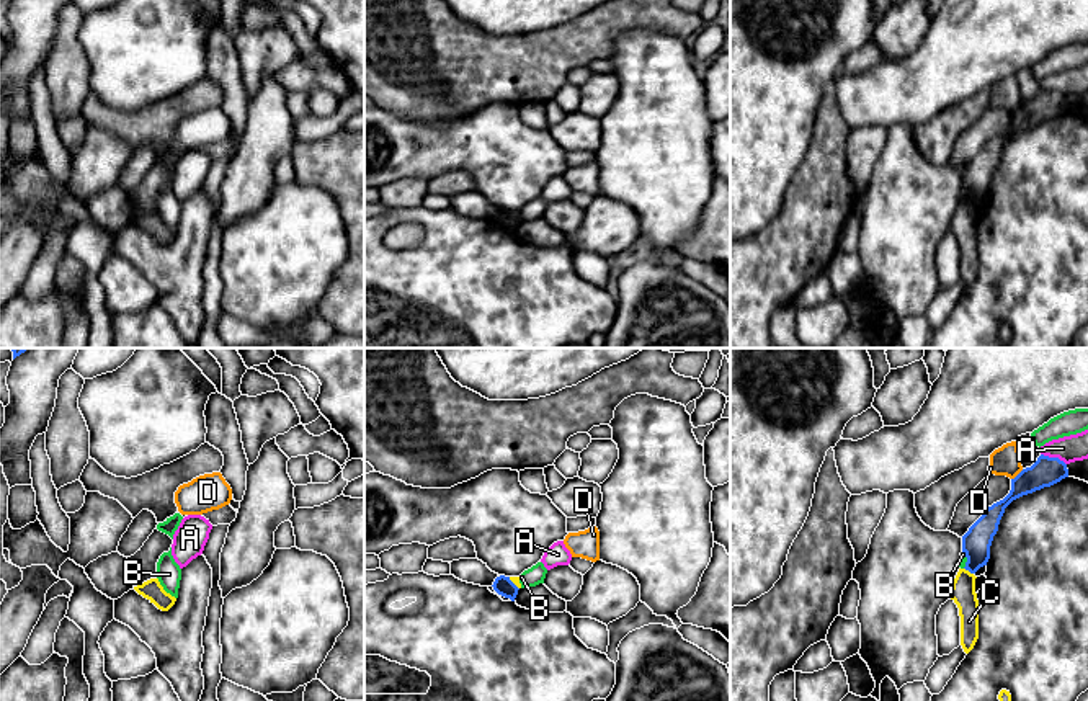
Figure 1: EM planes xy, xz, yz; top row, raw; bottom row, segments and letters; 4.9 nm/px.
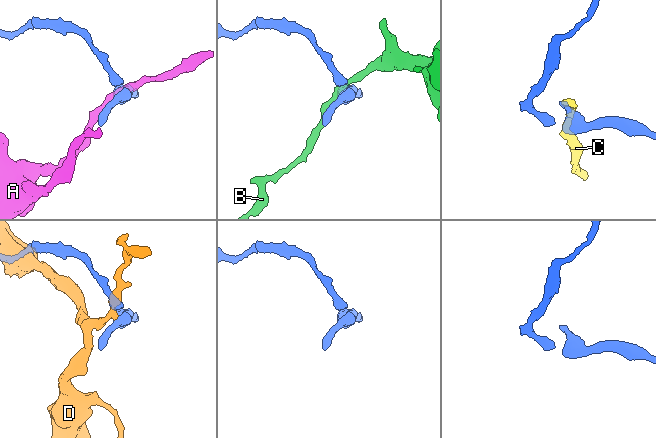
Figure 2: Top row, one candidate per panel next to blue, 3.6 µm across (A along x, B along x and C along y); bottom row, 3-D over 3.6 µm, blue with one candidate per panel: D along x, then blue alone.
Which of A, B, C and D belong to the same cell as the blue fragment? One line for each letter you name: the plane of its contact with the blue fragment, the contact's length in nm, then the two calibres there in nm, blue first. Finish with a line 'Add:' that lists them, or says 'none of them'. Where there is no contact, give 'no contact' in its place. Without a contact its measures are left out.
Add: none of them

